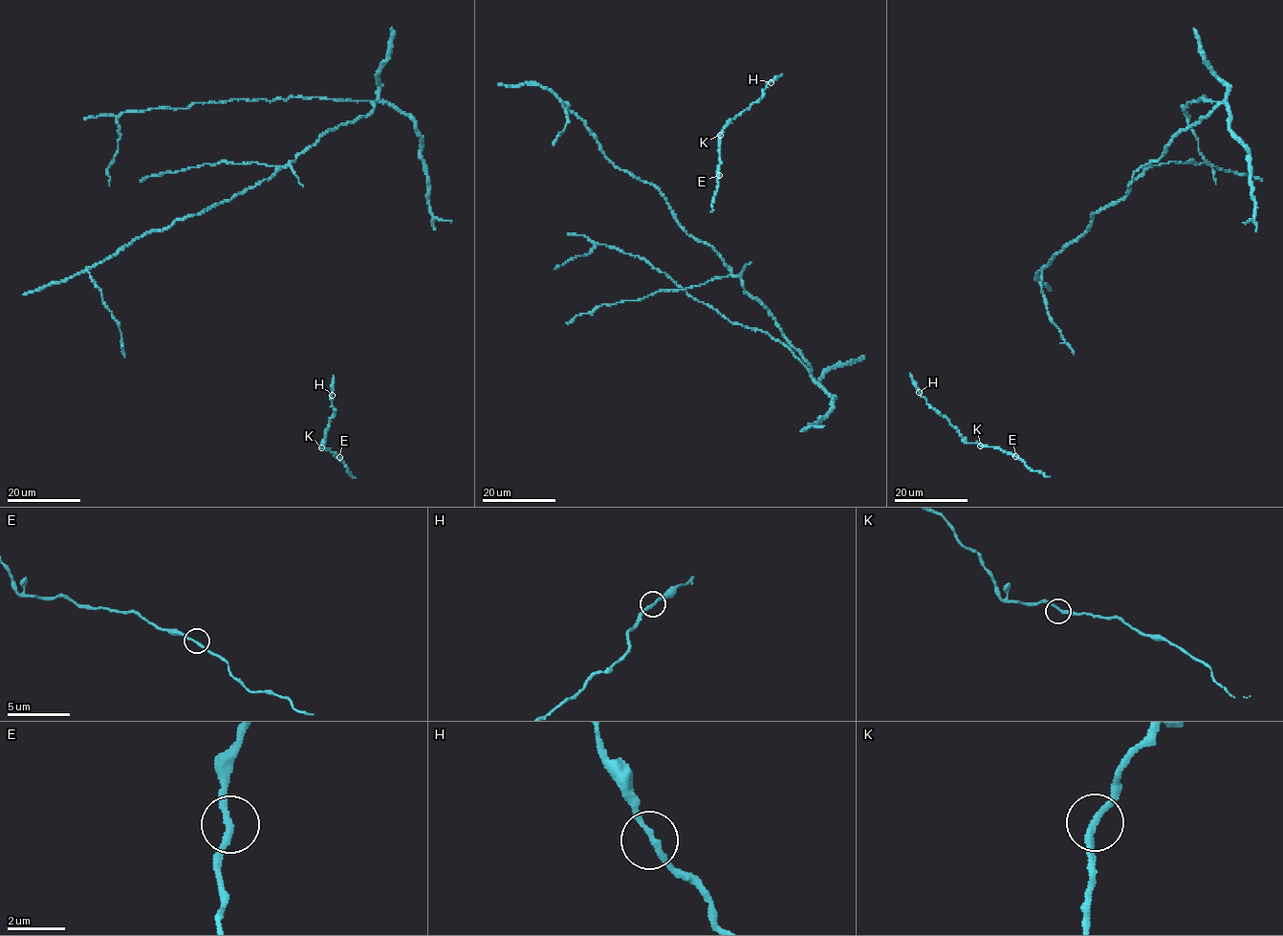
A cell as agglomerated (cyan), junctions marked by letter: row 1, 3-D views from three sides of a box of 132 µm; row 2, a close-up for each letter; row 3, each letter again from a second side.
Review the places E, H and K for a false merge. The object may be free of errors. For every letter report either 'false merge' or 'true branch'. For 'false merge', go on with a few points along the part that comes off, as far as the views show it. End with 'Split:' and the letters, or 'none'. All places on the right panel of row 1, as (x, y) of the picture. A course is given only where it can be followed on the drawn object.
E: true branch
H: true branch
K: true branch
Split: none

